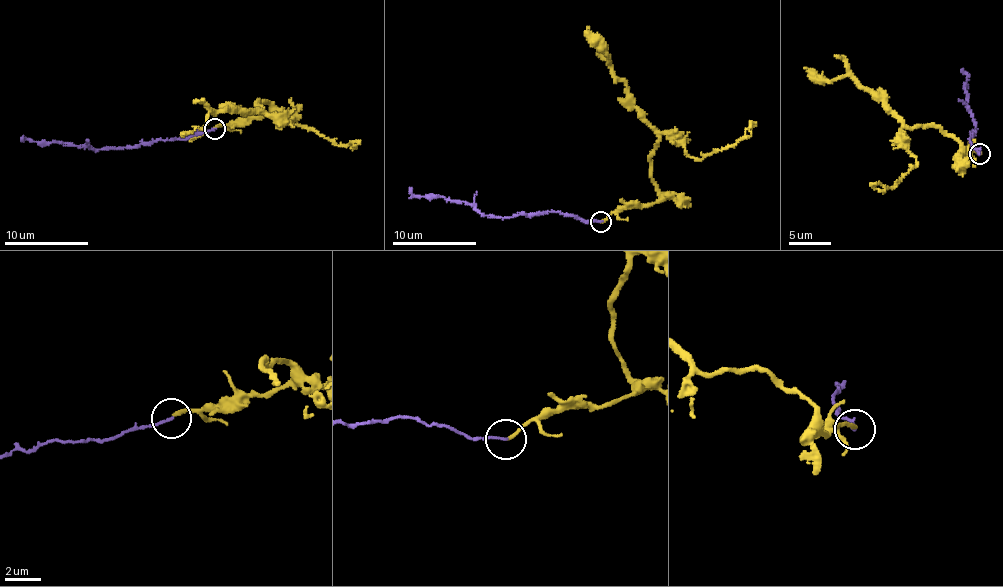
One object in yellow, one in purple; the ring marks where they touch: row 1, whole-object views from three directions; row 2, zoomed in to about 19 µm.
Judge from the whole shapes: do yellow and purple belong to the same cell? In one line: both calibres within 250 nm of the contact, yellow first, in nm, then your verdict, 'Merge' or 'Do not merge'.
Thickness 200 nm (yellow) against 140 nm. Do not merge

